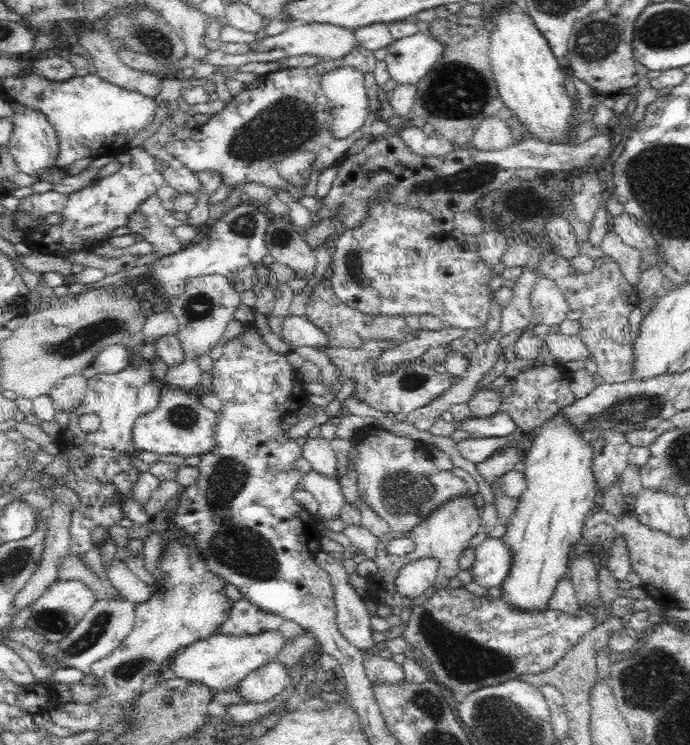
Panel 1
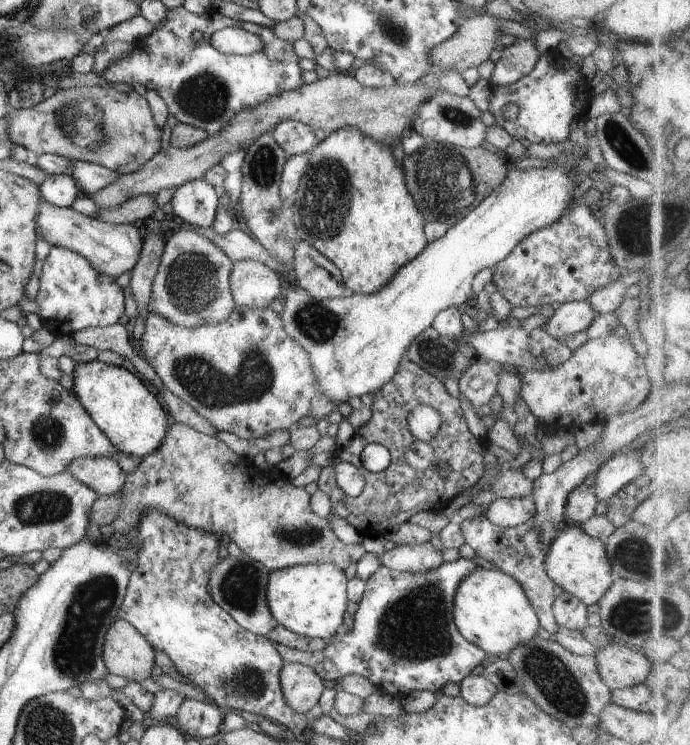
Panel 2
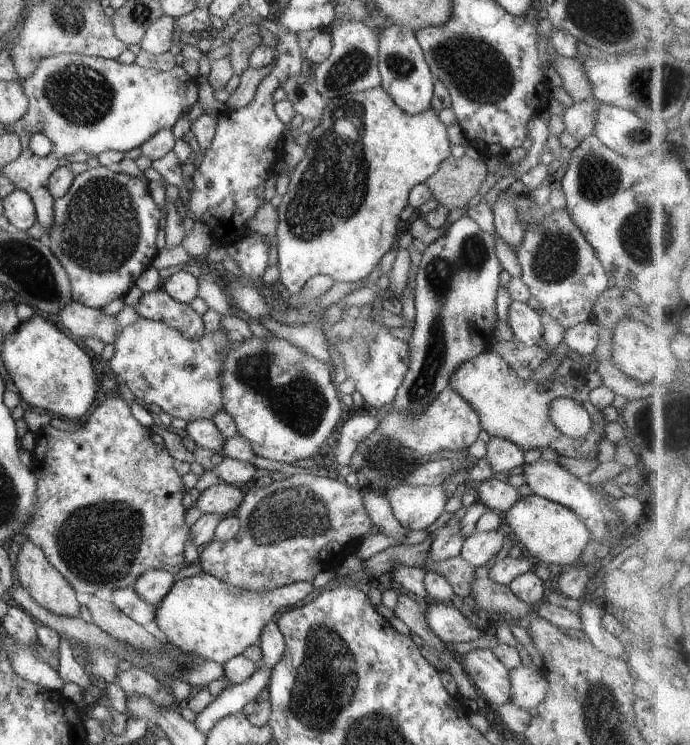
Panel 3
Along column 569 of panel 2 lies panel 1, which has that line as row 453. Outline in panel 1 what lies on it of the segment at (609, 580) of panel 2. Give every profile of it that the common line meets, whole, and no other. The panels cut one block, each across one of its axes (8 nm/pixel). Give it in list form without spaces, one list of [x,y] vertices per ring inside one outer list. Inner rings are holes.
[[[558,412],[539,430],[524,459],[527,483],[515,513],[510,516],[504,545],[512,553],[511,567],[501,584],[501,597],[520,610],[546,610],[556,584],[566,577],[568,559],[580,548],[584,518],[593,511],[597,494],[592,471],[594,444],[578,433]]]

